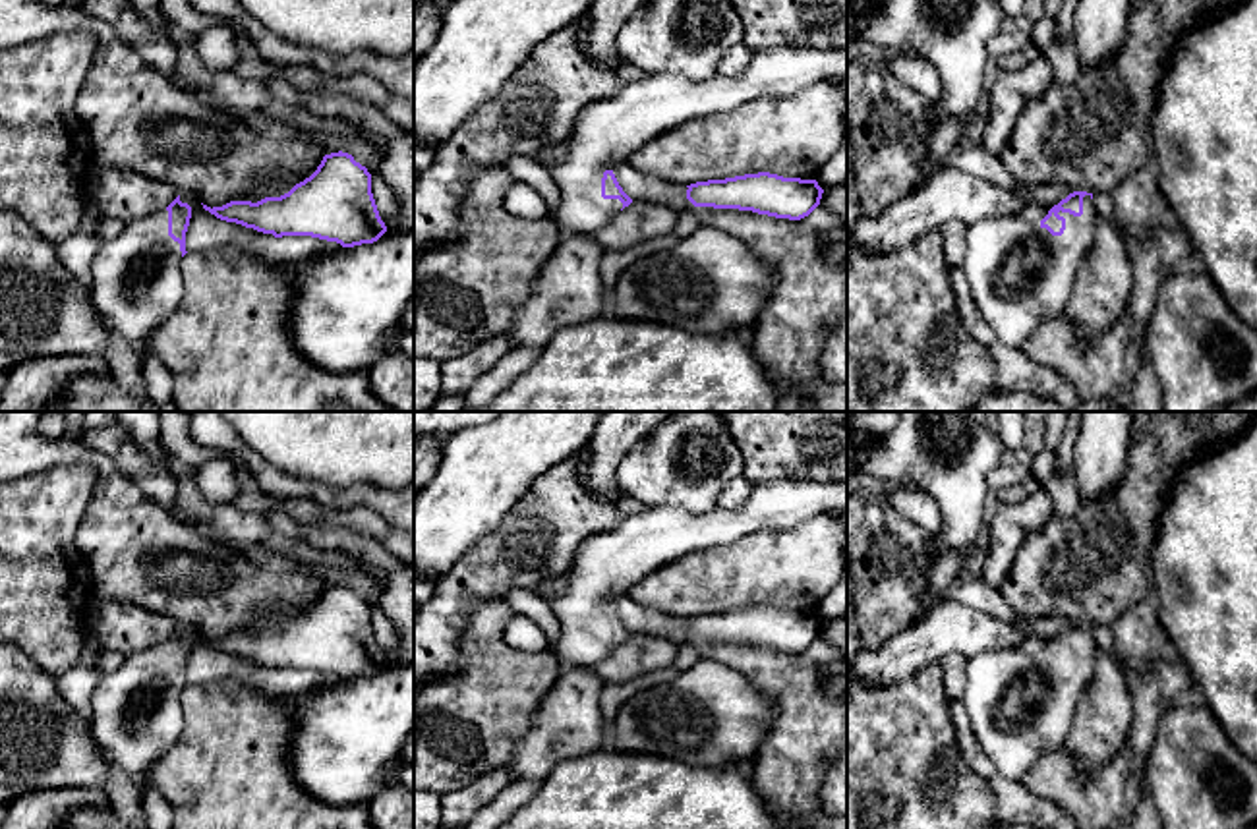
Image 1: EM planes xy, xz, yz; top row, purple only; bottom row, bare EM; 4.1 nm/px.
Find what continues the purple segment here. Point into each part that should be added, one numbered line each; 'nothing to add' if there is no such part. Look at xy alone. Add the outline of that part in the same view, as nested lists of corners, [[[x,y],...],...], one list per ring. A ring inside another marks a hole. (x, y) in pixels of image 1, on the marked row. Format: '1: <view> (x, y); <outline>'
1: xy (136, 283); [[[166,209],[137,218],[97,249],[91,261],[91,301],[124,340],[143,342],[184,300],[182,259],[180,243],[168,236]]]

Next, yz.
1: yz (1018, 273); [[[1083,197],[1083,214],[1058,213],[1066,218],[1062,236],[1052,236],[1040,220],[1019,216],[992,216],[967,226],[963,272],[982,319],[994,329],[996,338],[1021,348],[1035,329],[1048,317],[1067,309],[1077,269],[1095,243],[1095,205]]]

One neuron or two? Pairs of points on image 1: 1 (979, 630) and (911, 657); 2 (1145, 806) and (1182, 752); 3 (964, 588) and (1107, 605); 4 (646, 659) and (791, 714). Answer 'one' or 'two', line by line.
1: one
2: two
3: two
4: two

